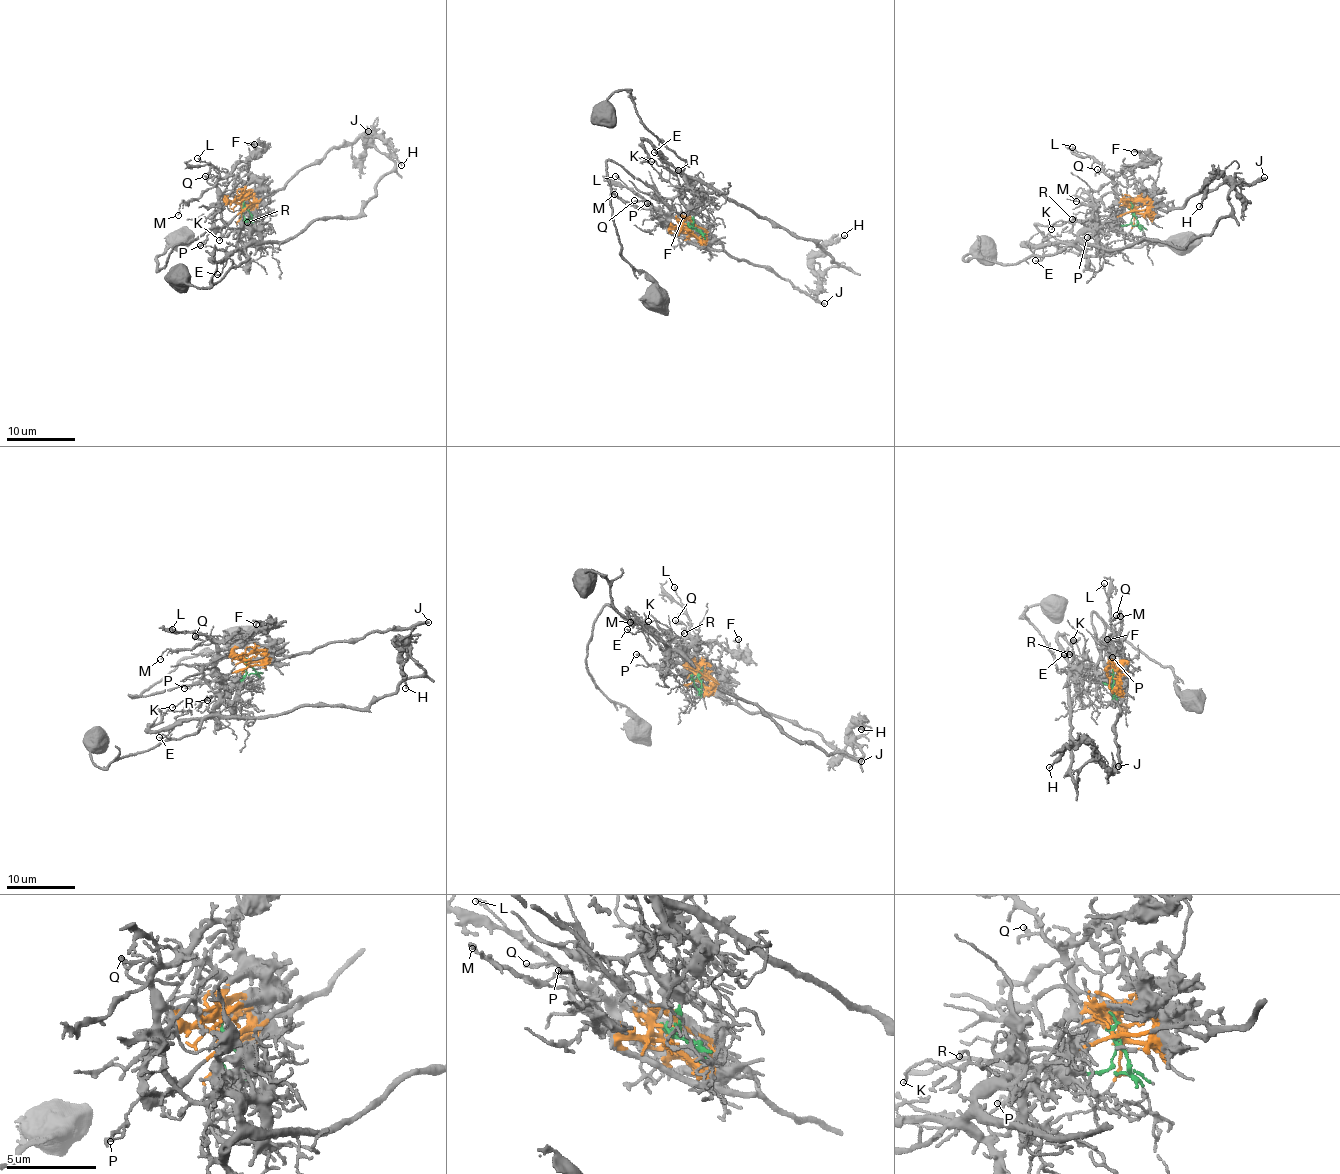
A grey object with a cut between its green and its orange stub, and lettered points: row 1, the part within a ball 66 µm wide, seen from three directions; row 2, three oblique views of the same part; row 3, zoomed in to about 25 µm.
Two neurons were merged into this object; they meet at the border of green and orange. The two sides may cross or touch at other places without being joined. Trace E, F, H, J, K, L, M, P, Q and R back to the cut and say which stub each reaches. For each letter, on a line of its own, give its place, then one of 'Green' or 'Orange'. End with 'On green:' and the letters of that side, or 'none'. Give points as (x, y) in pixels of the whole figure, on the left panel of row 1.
E: Place: (217, 274). Green
F: Place: (254, 144). Orange
H: Place: (401, 165). Green
J: Place: (368, 131). Orange
K: Place: (219, 240). Green
L: Place: (197, 158). Orange
M: Place: (178, 215). Orange
P: Place: (200, 245). Orange
Q: Place: (205, 176). Orange
R: Place: (247, 222). Green
On green: E, H, K, R

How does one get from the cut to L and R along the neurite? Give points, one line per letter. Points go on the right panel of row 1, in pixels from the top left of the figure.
L: (1134, 210), (1131, 202), (1116, 191), (1114, 180), (1103, 168), (1072, 146)
R: (1134, 212), (1128, 224), (1089, 225), (1072, 219)

